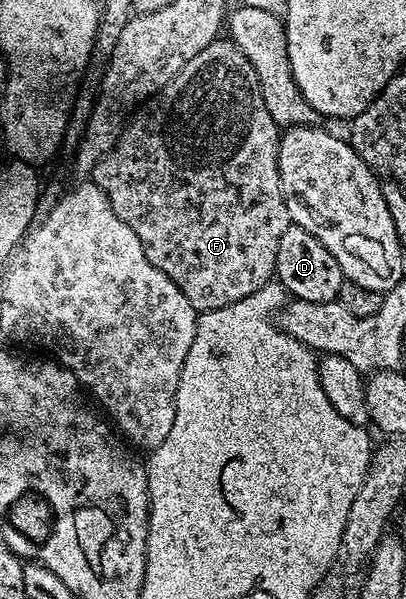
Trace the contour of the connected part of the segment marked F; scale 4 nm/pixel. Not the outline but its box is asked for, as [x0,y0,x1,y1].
[91,36,291,312]

